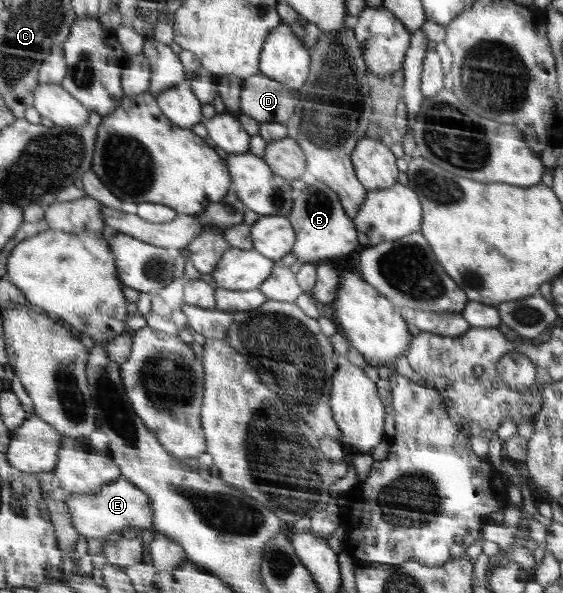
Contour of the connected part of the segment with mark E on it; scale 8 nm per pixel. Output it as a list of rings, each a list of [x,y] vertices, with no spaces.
[[[119,478],[103,486],[96,494],[72,494],[66,499],[72,527],[76,528],[80,539],[88,541],[92,538],[106,538],[110,534],[122,533],[124,530],[132,529],[141,532],[152,530],[154,515],[151,509],[151,500],[136,488],[130,480]]]

